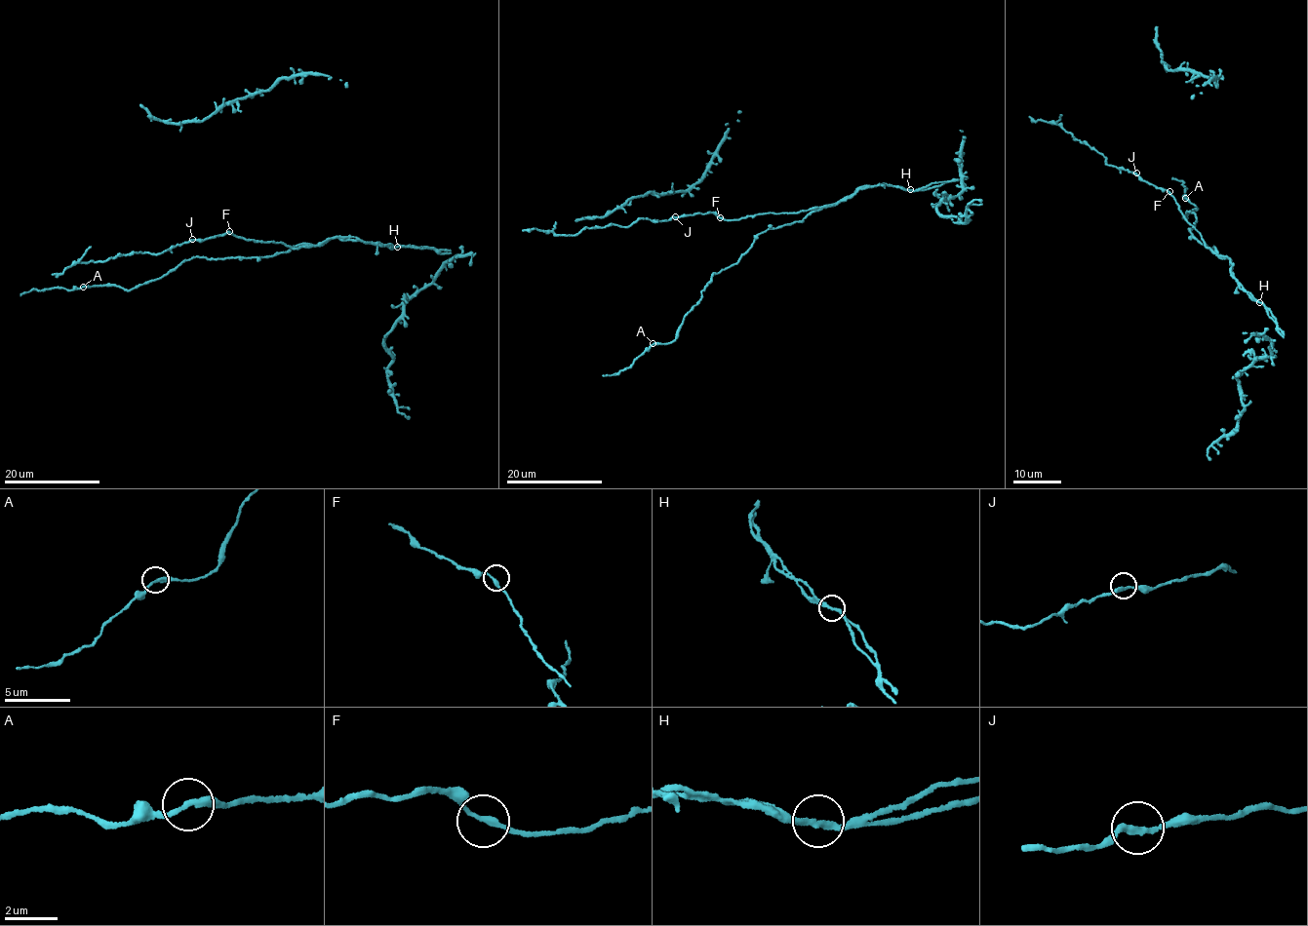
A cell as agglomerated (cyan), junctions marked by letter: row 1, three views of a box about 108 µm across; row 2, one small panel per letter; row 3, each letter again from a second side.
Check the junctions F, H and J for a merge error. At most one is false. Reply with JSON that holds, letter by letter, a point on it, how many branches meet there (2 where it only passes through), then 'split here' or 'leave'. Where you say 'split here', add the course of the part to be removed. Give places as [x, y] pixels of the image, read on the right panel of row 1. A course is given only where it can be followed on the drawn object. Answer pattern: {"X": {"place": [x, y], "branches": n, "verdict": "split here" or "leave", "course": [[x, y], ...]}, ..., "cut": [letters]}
{"F": {"place": [1169, 191], "branches": 2, "verdict": "leave"}, "H": {"place": [1259, 302], "branches": 2, "verdict": "leave"}, "J": {"place": [1136, 173], "branches": 2, "verdict": "leave"}, "cut": []}

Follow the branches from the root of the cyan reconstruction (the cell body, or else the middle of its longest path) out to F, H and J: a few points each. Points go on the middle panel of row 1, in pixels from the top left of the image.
F: (780, 212), (736, 220), (720, 217)
H: (780, 212), (834, 204), (870, 186), (891, 184), (910, 189)
J: (780, 212), (736, 220), (721, 218), (712, 212), (675, 216)

